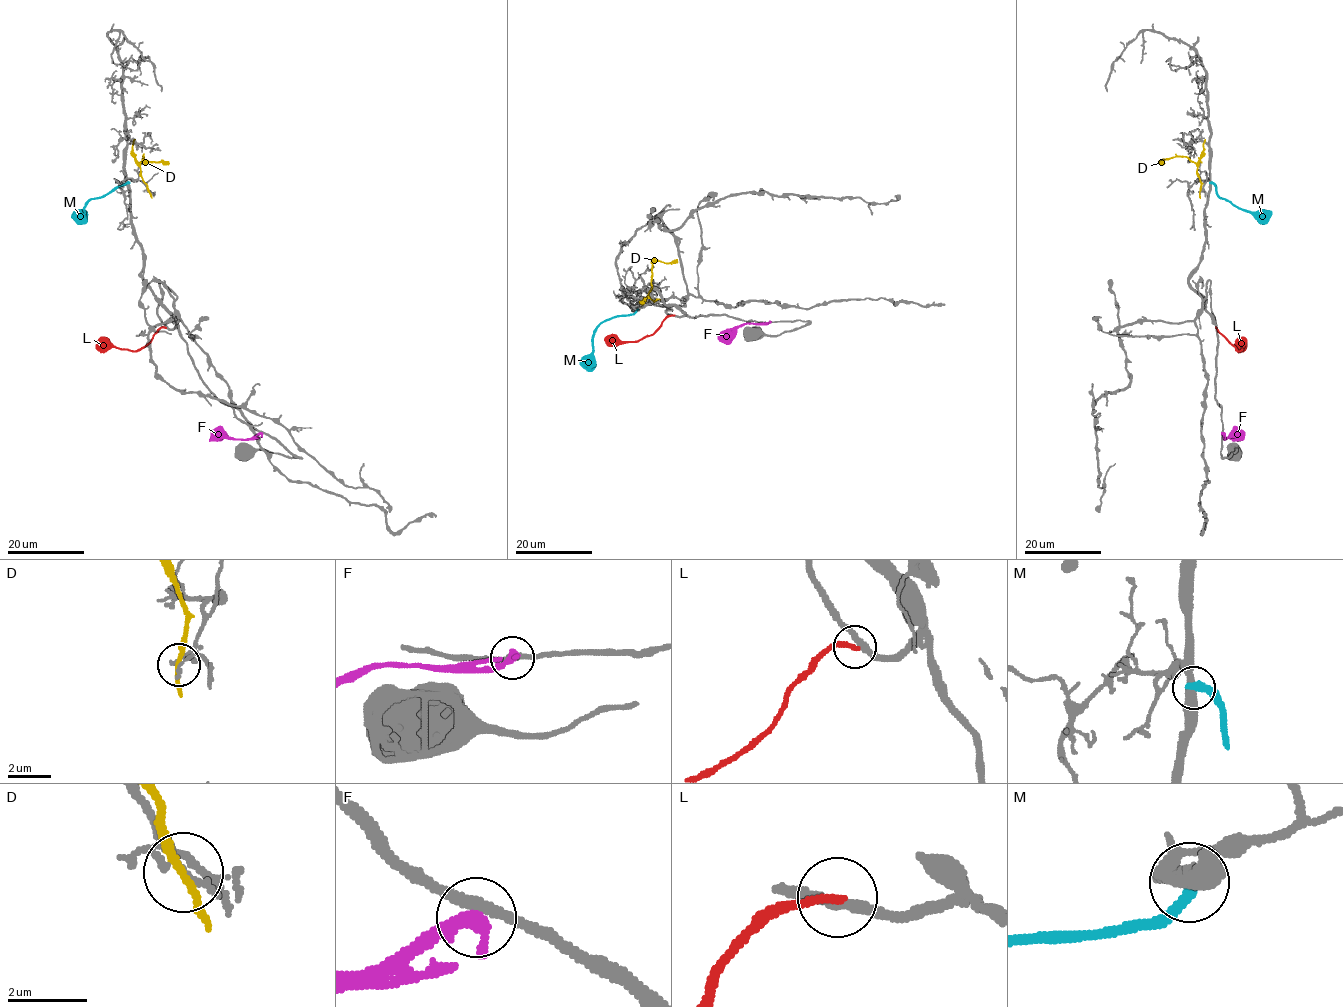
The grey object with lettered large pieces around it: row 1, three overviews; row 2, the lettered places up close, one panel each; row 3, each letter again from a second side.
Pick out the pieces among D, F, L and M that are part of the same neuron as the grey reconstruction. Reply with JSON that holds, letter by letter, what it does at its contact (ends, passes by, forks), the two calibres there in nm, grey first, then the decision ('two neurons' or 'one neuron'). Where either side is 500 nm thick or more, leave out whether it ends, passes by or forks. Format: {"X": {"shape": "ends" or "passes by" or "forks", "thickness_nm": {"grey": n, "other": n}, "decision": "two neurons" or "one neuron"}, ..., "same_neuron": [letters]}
{"D": {"shape": "passes by", "thickness_nm": {"grey": 110, "other": 190}, "decision": "two neurons"}, "F": {"shape": "ends", "thickness_nm": {"grey": 280, "other": 400}, "decision": "two neurons"}, "L": {"shape": "ends", "thickness_nm": {"grey": 280, "other": 240}, "decision": "two neurons"}, "M": {"shape": "ends", "thickness_nm": {"grey": 480, "other": 380}, "decision": "two neurons"}, "same_neuron": []}

